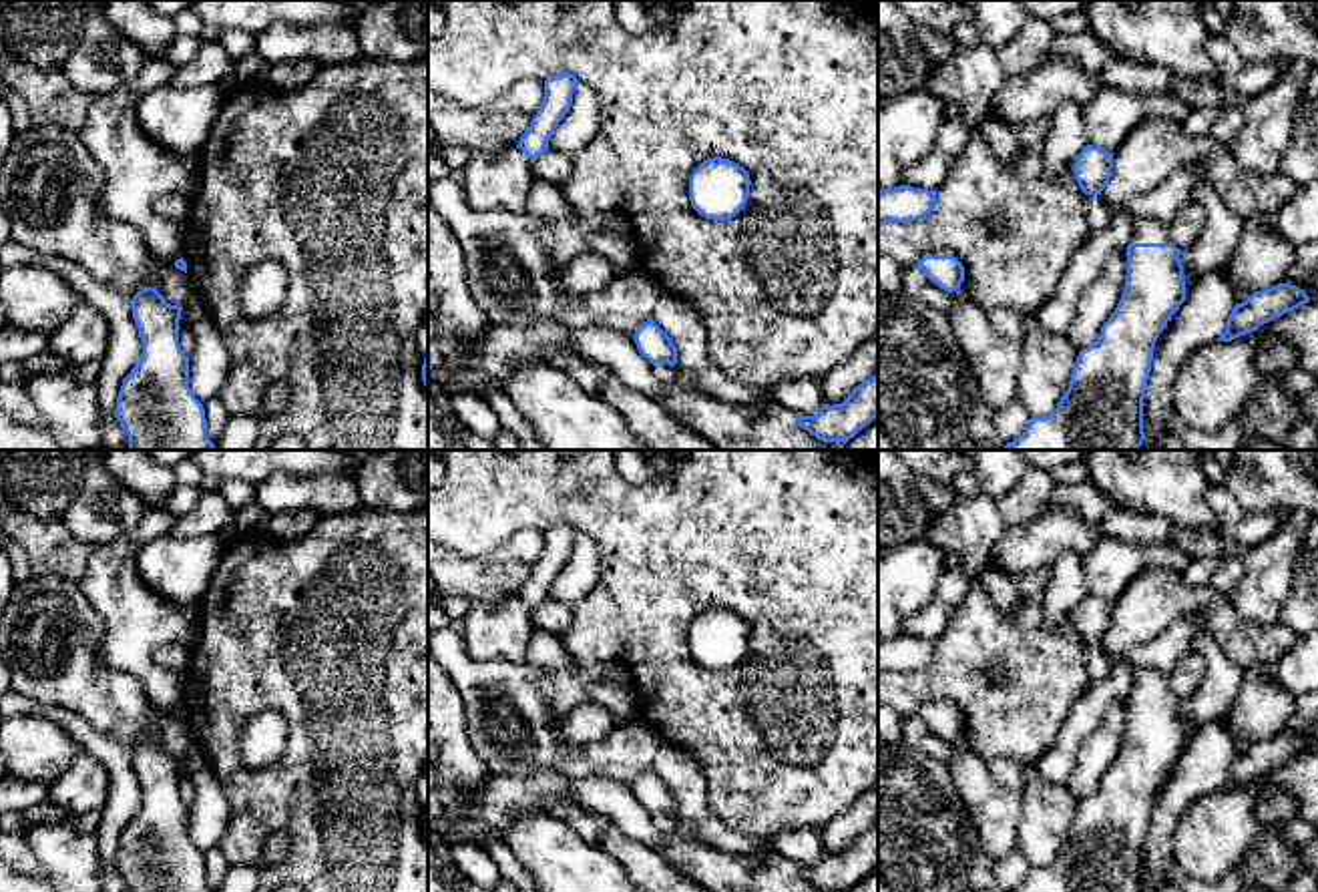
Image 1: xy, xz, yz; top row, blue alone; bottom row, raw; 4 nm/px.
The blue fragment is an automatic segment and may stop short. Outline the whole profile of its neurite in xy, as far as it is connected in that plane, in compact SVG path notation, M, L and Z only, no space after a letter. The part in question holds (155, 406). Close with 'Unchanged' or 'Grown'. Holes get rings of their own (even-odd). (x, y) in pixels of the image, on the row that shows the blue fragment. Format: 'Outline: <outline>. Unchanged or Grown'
Outline: M145 287L133 297L131 309L143 354L121 386L115 414L129 436L129 450L215 450L203 404L189 388L189 356L179 346L183 307L167 303L155 287Z. Unchanged

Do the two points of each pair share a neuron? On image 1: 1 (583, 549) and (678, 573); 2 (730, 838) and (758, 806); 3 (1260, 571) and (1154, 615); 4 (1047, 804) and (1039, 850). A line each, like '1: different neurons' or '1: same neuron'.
1: different neurons
2: different neurons
3: different neurons
4: same neuron

